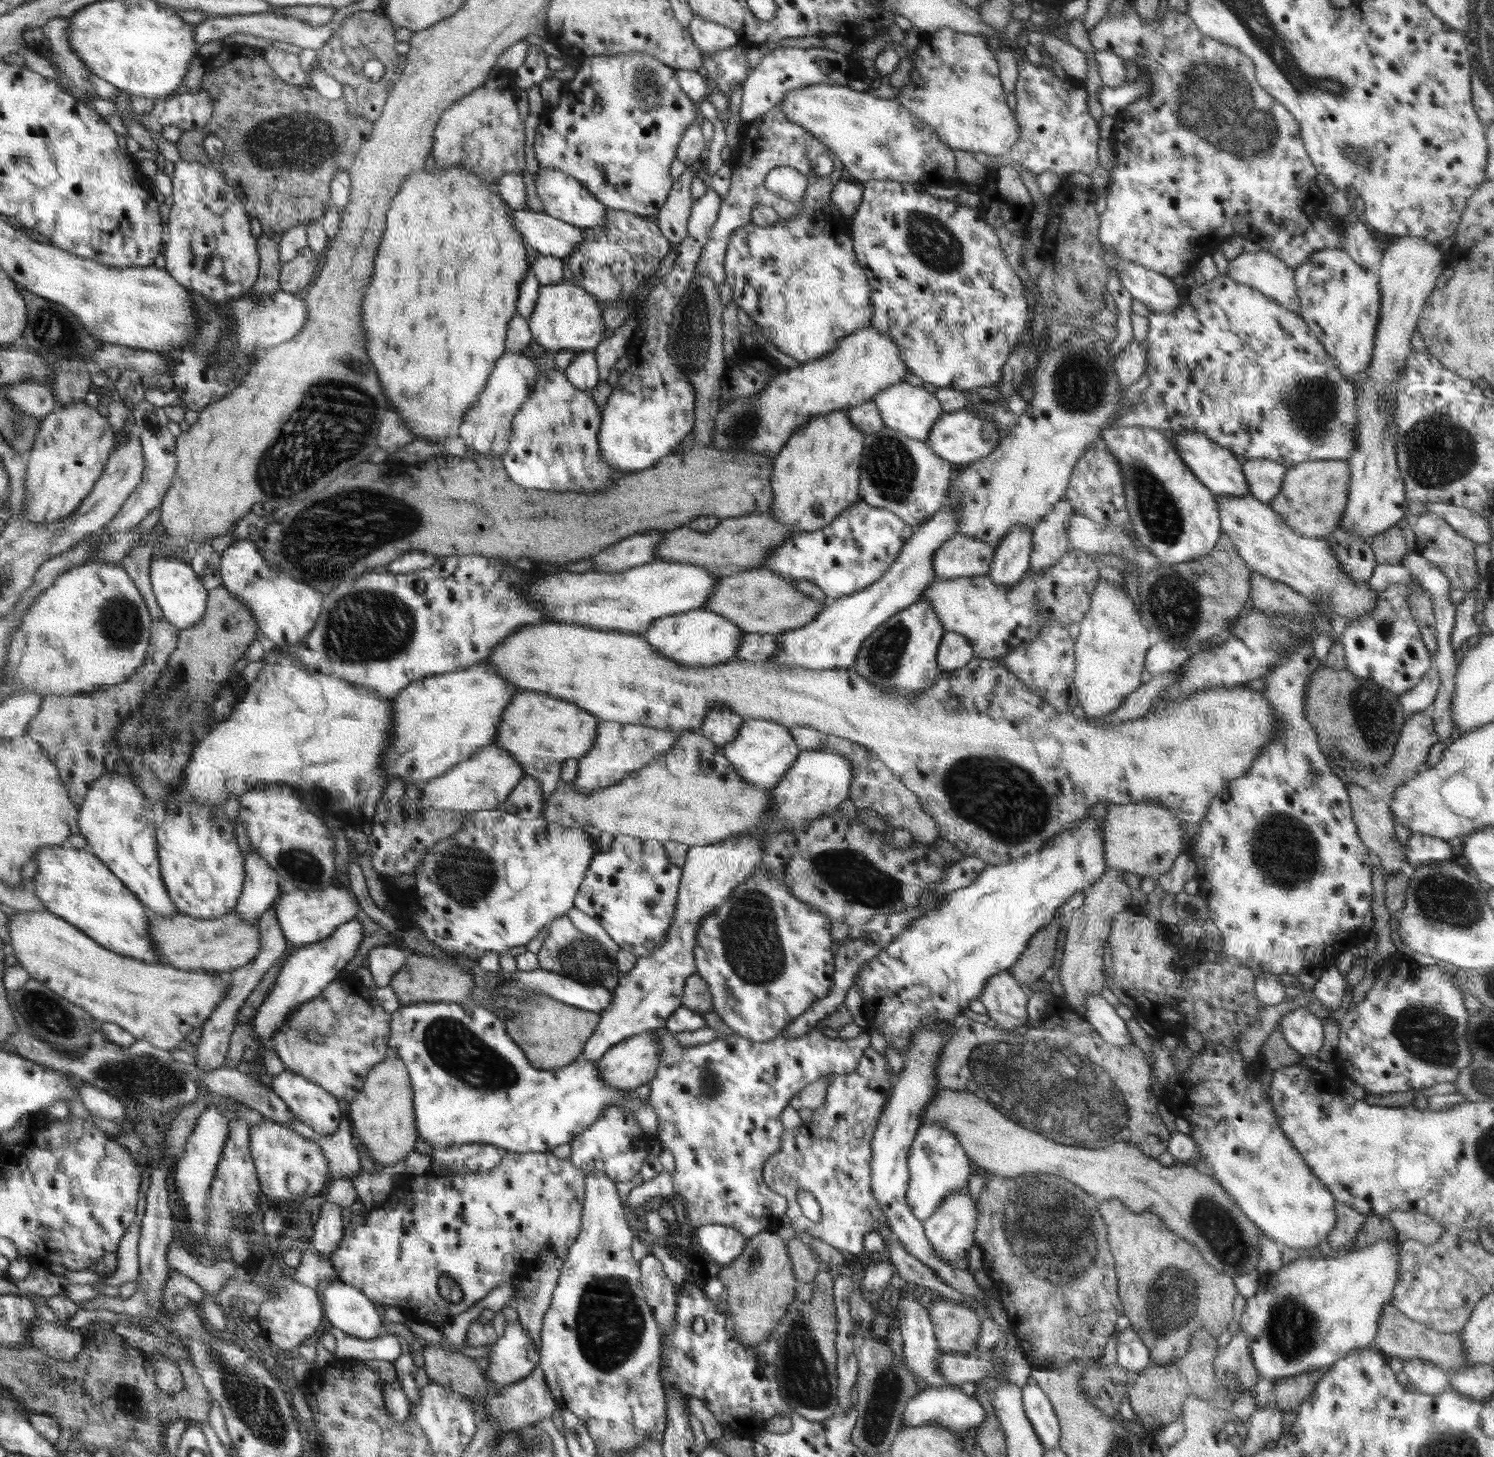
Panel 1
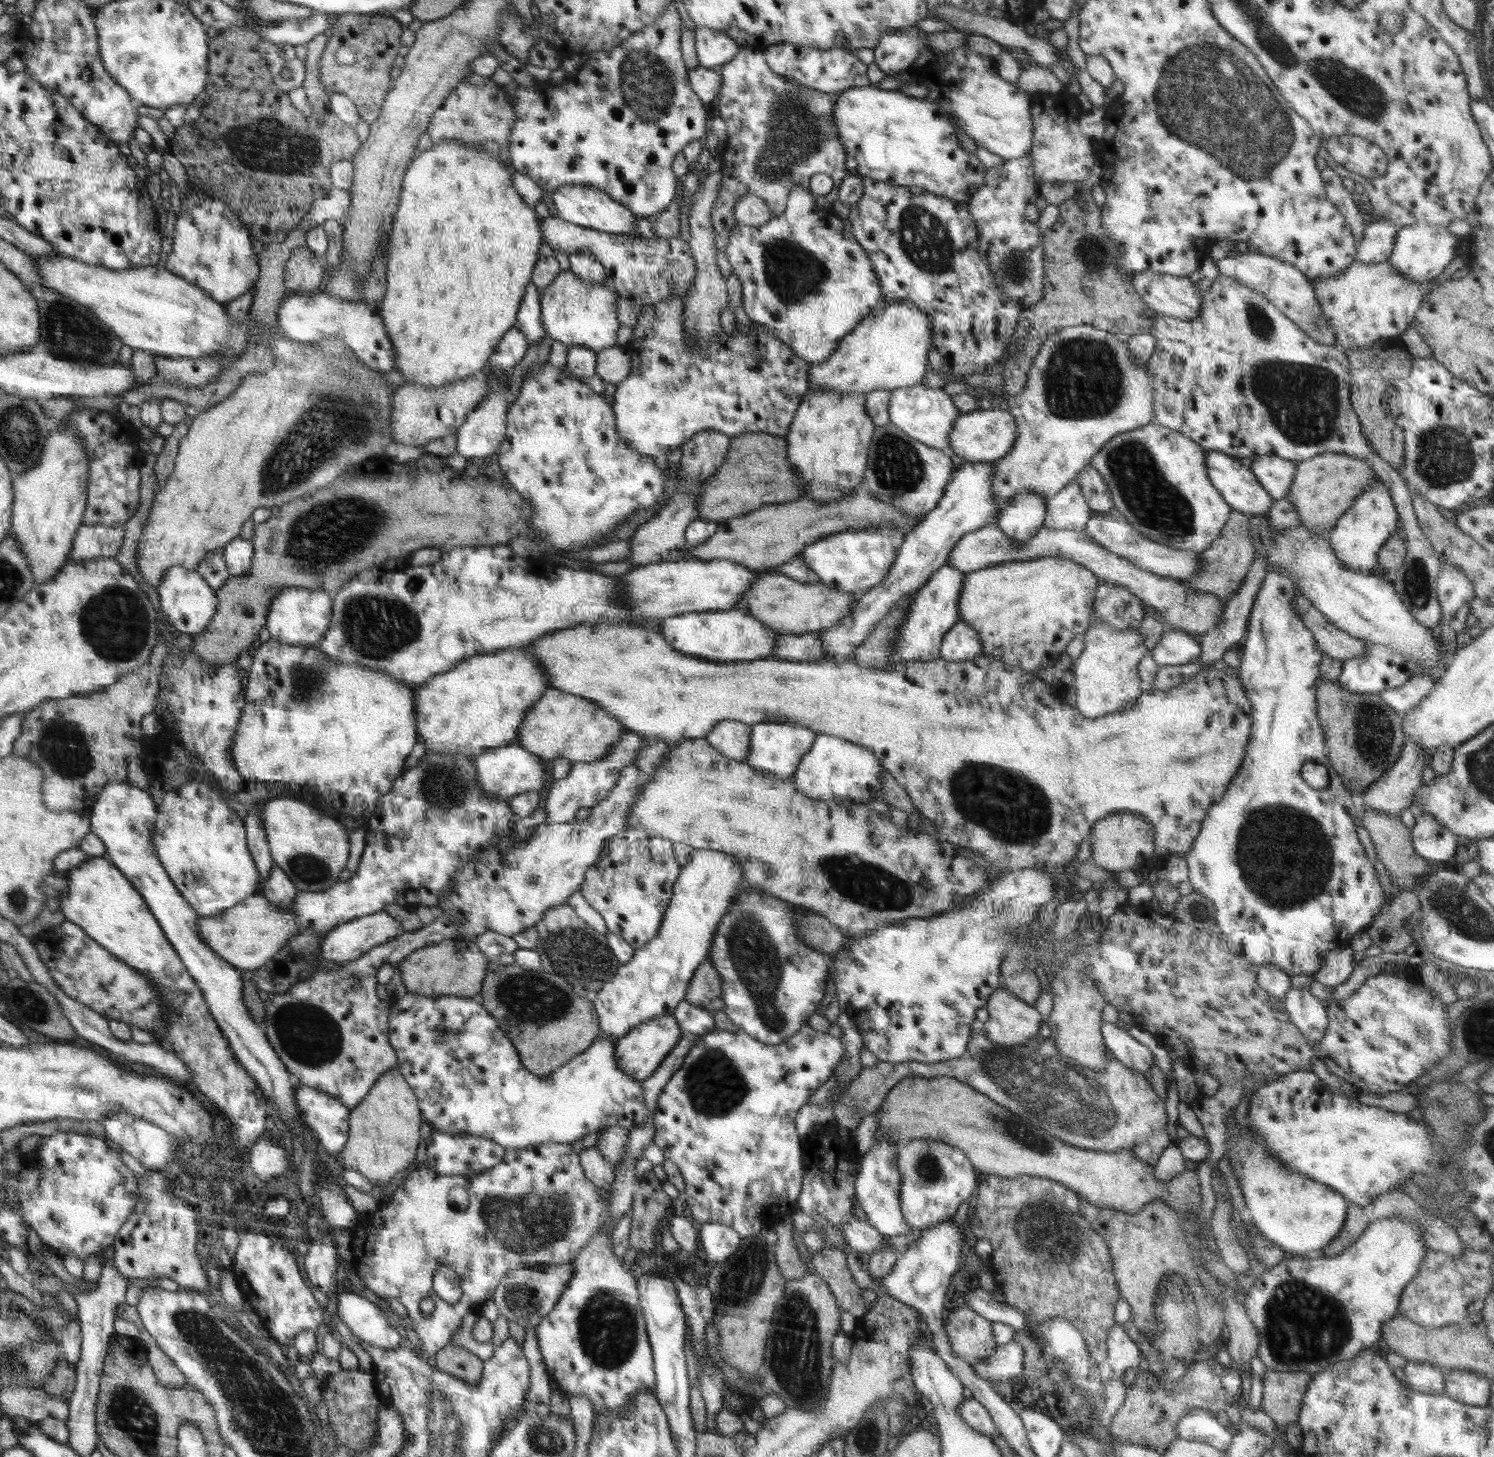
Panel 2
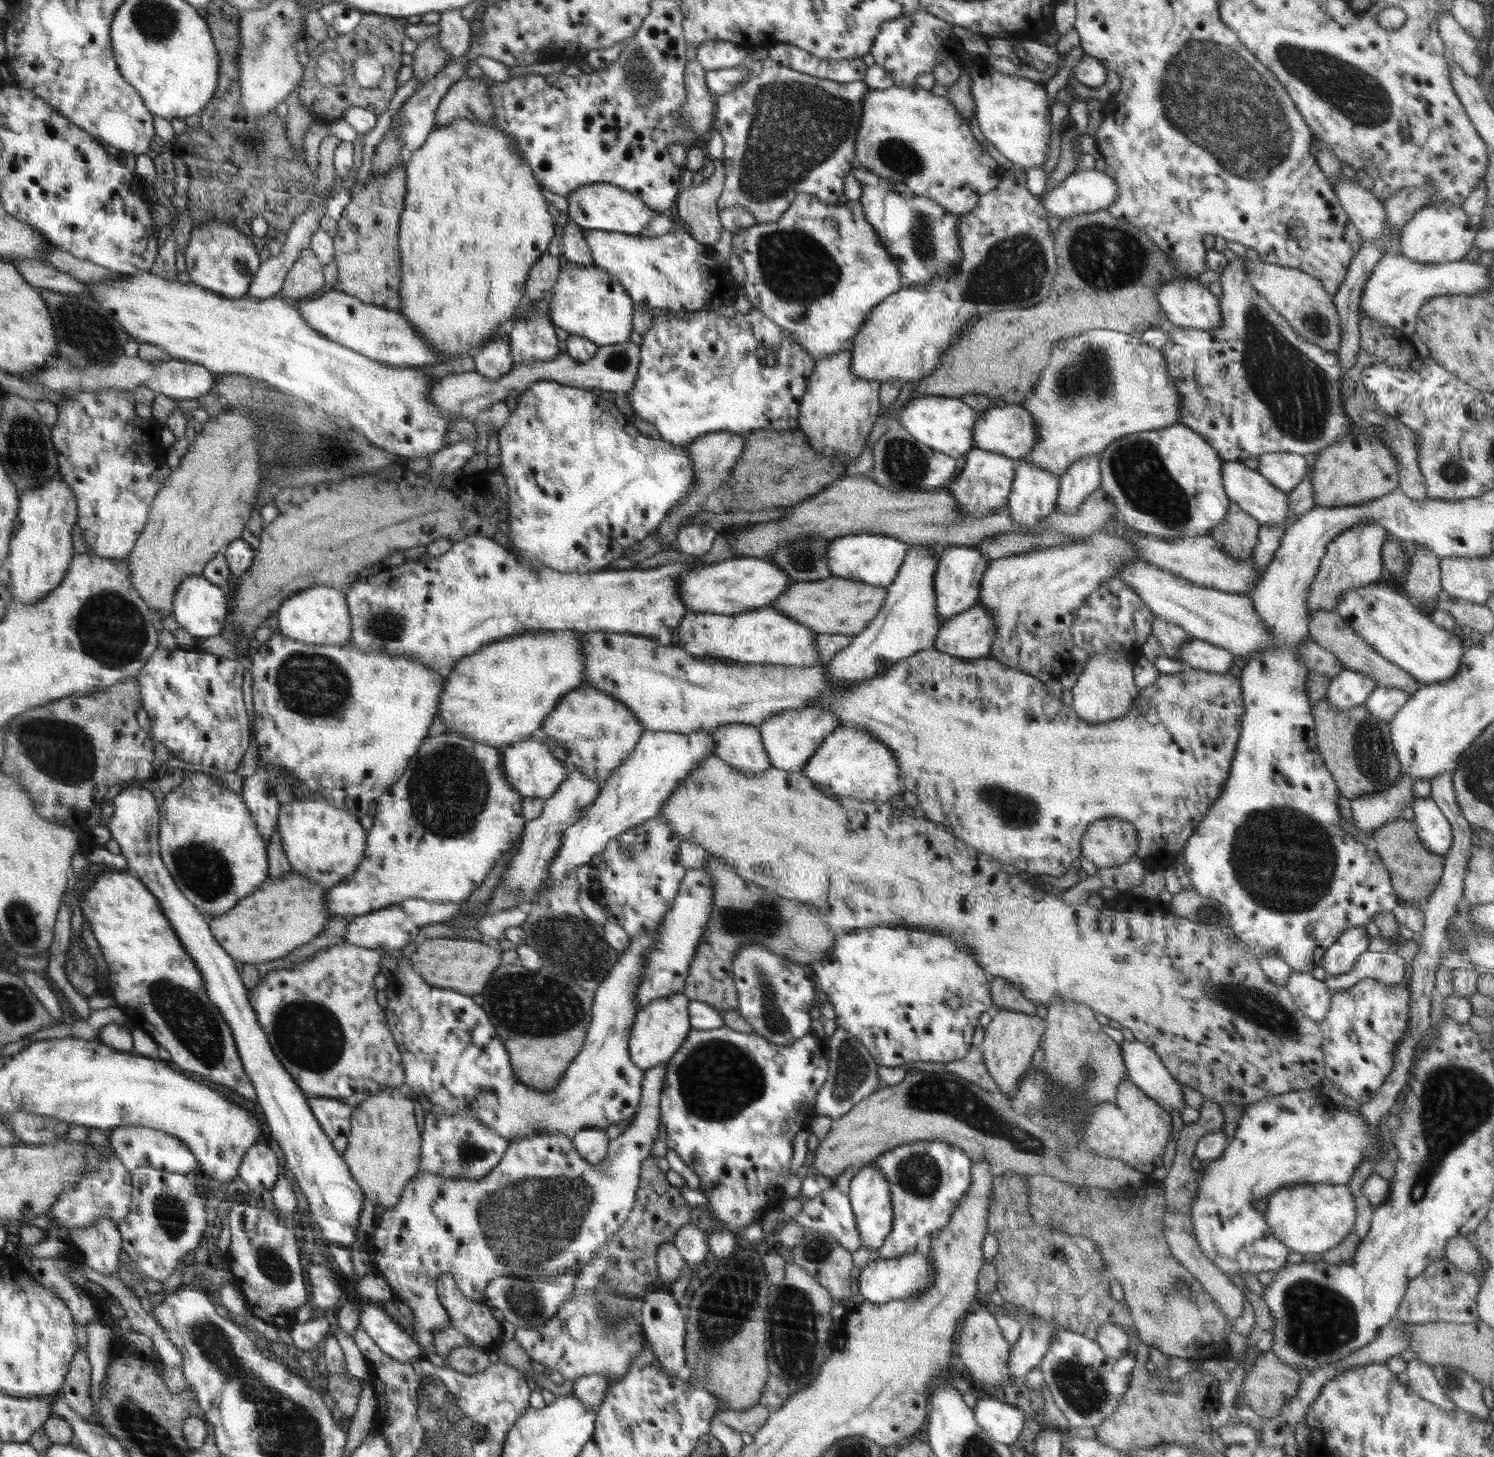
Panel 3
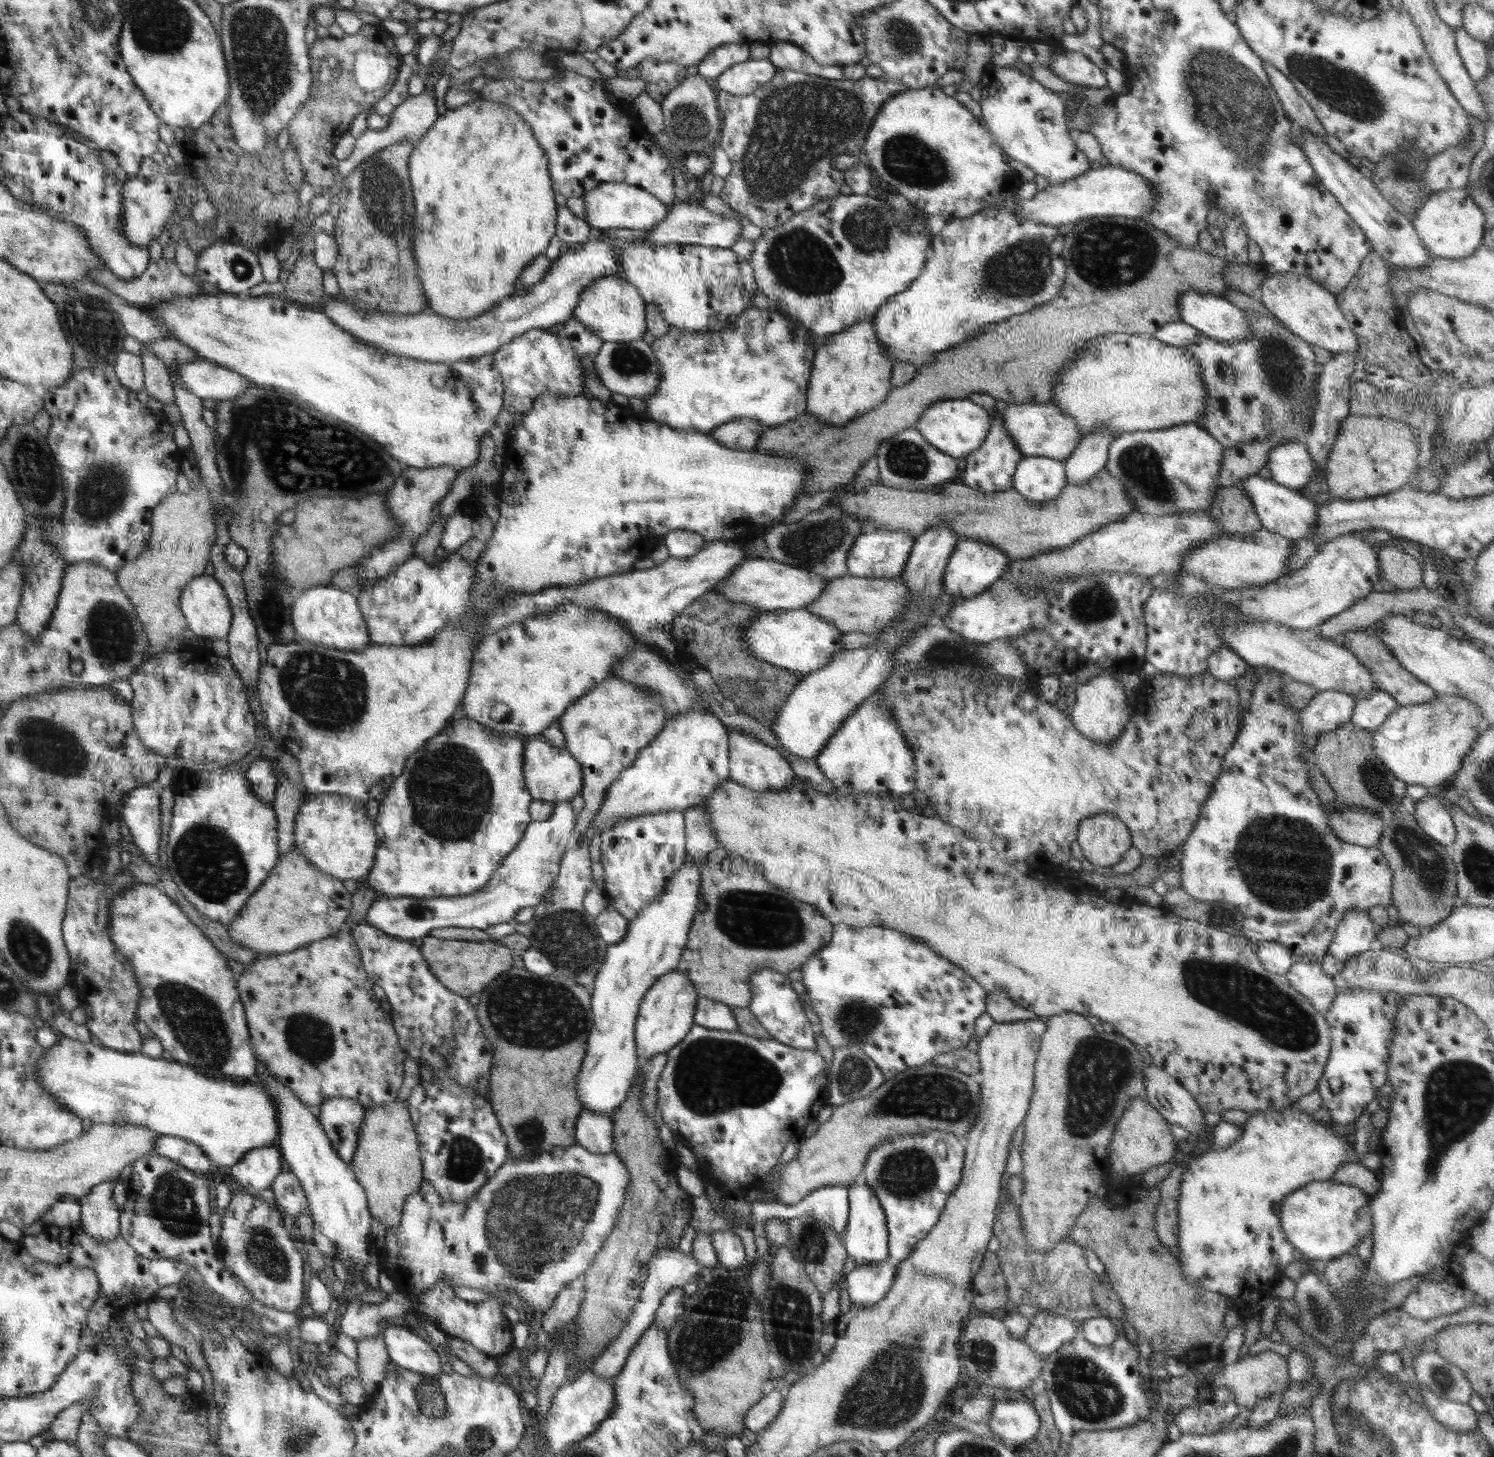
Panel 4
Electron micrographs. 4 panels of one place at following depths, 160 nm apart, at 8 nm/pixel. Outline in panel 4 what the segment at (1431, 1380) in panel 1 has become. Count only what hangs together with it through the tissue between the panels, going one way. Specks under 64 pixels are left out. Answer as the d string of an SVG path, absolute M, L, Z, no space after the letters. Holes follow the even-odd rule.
M1420 1384L1423 1404L1430 1414L1444 1426L1455 1431L1473 1431L1478 1429L1478 1415L1468 1404L1440 1398L1436 1393Z

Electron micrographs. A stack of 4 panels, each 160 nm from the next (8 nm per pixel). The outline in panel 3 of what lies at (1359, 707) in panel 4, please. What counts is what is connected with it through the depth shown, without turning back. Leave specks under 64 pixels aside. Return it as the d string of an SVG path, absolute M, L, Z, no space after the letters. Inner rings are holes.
M1377 686L1365 700L1364 706L1373 717L1388 723L1410 699L1411 694L1399 688Z

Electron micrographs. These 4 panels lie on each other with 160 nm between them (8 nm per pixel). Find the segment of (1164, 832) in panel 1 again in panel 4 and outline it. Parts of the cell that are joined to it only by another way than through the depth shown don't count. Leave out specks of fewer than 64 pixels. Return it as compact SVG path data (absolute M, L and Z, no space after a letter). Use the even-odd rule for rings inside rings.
M1098 813L1081 820L1076 842L1090 866L1112 867L1131 847L1132 836L1116 815Z

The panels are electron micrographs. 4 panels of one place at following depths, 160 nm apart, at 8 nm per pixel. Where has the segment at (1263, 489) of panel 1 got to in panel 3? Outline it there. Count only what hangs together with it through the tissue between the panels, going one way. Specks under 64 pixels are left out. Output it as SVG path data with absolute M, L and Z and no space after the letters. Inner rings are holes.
M1266 452L1254 459L1253 465L1278 490L1289 493L1306 475L1305 455L1297 452Z

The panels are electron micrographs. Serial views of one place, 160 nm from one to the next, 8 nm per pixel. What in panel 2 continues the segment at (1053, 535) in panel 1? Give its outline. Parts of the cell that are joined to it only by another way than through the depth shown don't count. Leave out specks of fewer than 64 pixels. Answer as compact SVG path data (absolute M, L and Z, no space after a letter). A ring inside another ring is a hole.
M1076 479L1046 501L1045 505L1047 513L1043 526L1054 530L1085 530L1092 515Z

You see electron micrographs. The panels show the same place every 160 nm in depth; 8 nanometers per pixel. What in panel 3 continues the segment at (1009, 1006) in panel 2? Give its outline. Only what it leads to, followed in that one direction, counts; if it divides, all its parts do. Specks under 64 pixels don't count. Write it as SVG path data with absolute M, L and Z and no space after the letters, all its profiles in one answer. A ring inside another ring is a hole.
M994 1009L992 1021L985 1028L984 1041L978 1047L983 1054L985 1067L999 1092L1009 1101L1014 1098L1018 1084L1030 1069L1034 1052L1038 1050L1046 1028L1045 1019L1010 1009Z

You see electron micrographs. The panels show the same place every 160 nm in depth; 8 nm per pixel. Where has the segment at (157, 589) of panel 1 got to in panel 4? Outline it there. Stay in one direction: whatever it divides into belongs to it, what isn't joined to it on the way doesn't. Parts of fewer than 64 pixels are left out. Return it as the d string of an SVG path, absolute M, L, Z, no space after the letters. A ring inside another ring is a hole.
M204 574L193 579L181 594L181 610L190 630L207 641L229 635L233 622L232 602L226 597L225 587L213 575Z

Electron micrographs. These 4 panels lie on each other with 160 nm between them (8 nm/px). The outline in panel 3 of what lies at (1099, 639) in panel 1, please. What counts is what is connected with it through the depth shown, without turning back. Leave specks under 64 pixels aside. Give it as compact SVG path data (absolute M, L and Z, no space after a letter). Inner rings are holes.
M1100 652L1089 656L1084 671L1078 677L1072 688L1074 712L1086 724L1102 724L1124 716L1132 706L1132 701L1138 696L1139 688L1134 682L1133 665L1128 661L1128 654L1124 652Z

